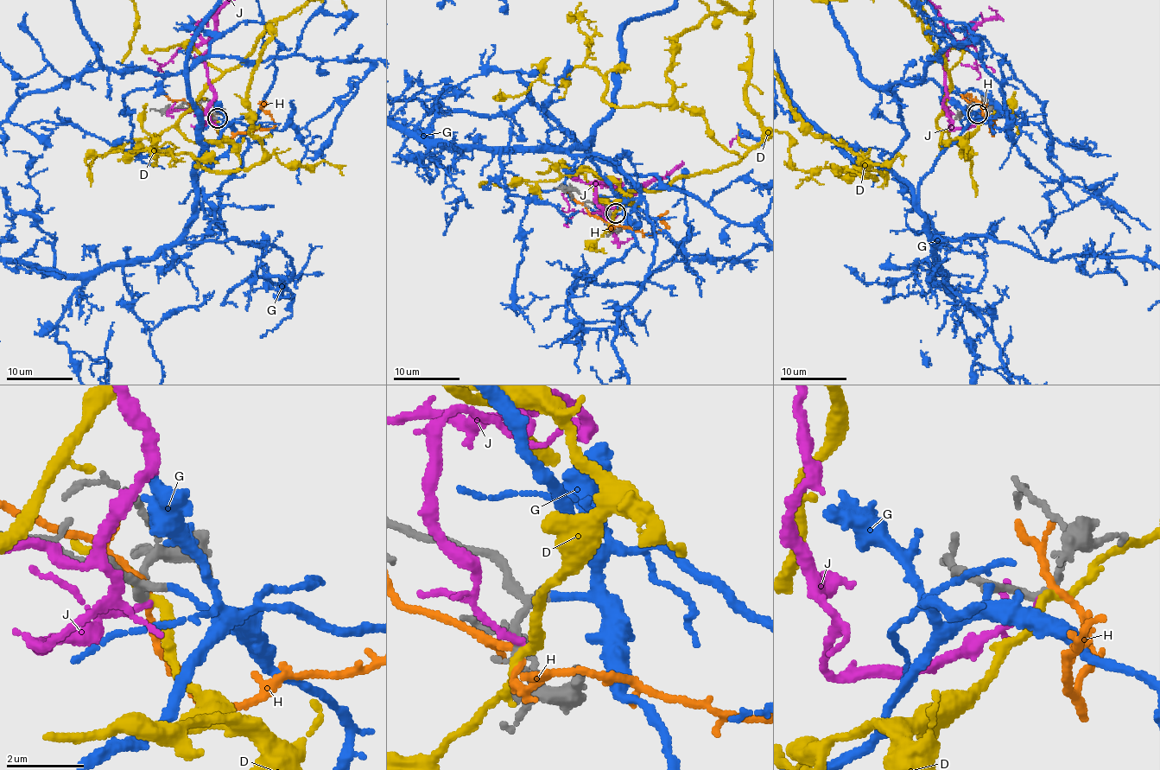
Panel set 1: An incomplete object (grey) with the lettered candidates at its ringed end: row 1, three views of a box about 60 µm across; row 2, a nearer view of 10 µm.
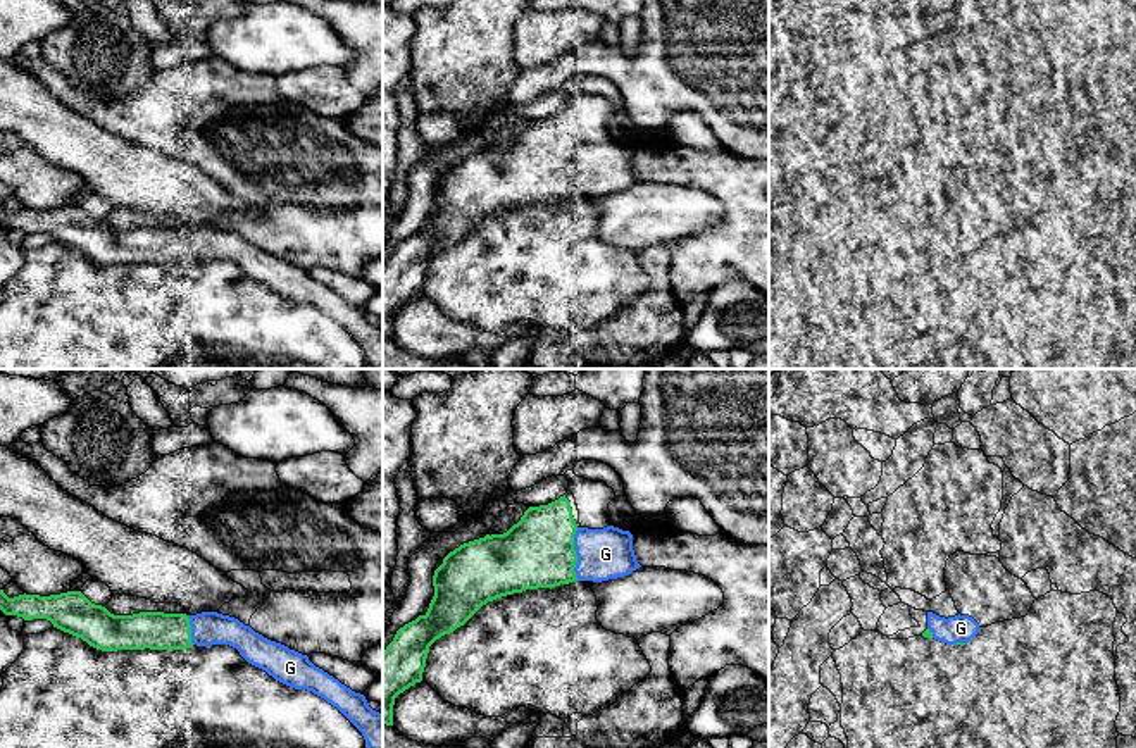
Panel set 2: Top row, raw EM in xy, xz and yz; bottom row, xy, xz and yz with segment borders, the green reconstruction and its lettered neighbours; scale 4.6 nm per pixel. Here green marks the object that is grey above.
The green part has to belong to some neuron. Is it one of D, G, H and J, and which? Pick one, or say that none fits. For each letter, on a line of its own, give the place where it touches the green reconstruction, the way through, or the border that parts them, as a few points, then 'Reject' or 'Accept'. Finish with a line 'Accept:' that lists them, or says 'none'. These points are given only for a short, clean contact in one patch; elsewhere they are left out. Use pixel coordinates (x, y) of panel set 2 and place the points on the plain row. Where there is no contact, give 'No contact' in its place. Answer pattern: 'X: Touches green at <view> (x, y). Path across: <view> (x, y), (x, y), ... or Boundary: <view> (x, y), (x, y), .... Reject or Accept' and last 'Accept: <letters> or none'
D: No contact. Reject
G: Touches green at xz (574, 168). Accept
H: No contact. Reject
J: No contact. Reject
Accept: G

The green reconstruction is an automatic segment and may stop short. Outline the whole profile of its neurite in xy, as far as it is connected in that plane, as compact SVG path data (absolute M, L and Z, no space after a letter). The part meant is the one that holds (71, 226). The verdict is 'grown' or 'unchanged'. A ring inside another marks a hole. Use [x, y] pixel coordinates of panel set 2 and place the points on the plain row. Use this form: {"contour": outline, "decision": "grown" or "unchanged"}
{"contour": "M0 203L0 224L24 234L47 233L53 241L102 265L229 259L276 295L312 305L336 321L362 346L367 365L383 369L383 329L369 321L364 309L315 281L307 269L264 252L234 231L217 226L114 229L105 221L91 217L81 205L50 210L24 207L9 212Z", "decision": "grown"}

